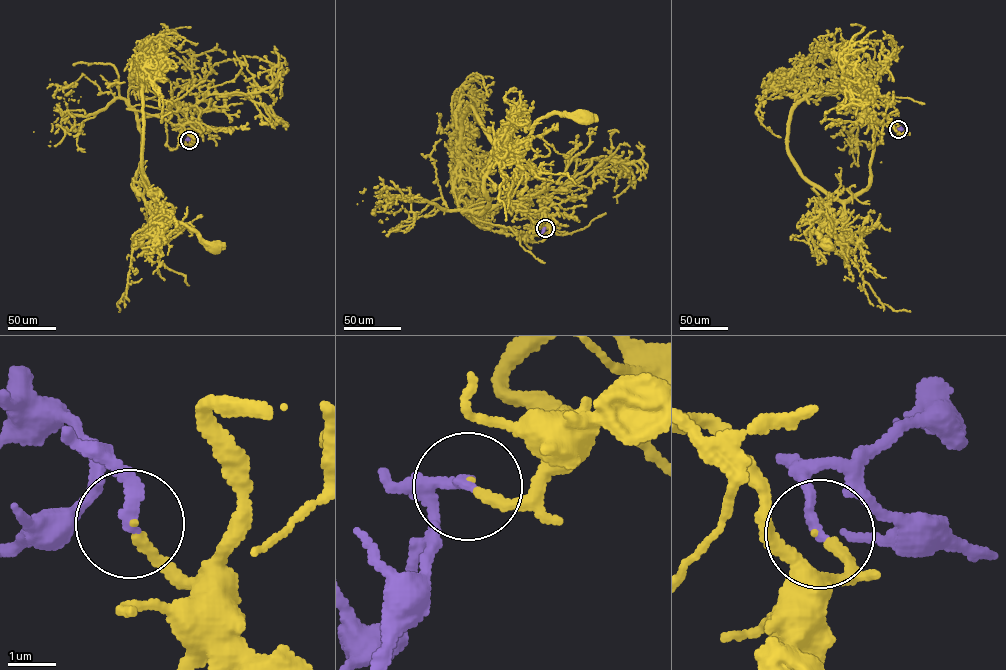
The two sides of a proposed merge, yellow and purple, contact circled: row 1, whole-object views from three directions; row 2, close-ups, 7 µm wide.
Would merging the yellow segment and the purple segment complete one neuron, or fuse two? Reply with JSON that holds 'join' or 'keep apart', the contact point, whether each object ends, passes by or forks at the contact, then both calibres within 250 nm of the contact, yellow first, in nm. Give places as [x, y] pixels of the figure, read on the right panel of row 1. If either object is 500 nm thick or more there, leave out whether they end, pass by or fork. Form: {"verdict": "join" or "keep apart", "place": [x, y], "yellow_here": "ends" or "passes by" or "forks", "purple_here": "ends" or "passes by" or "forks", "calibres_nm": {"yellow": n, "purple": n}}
{"verdict": "join", "place": [898, 129], "yellow_here": "ends", "purple_here": "ends", "calibres_nm": {"yellow": 170, "purple": 240}}

